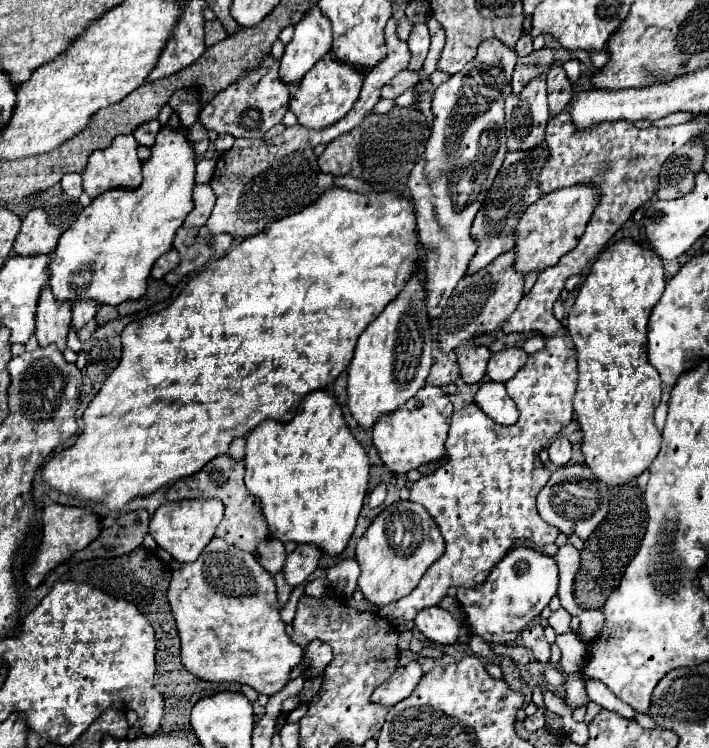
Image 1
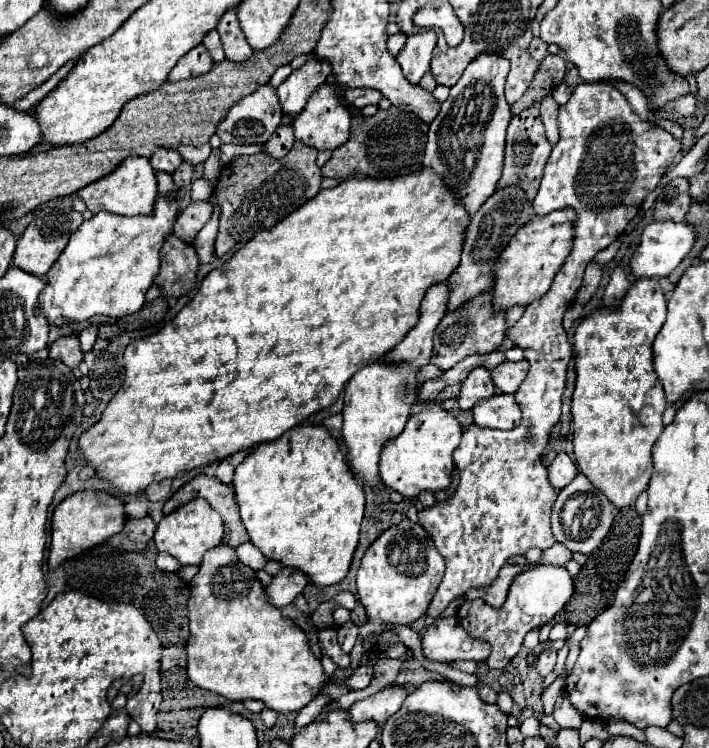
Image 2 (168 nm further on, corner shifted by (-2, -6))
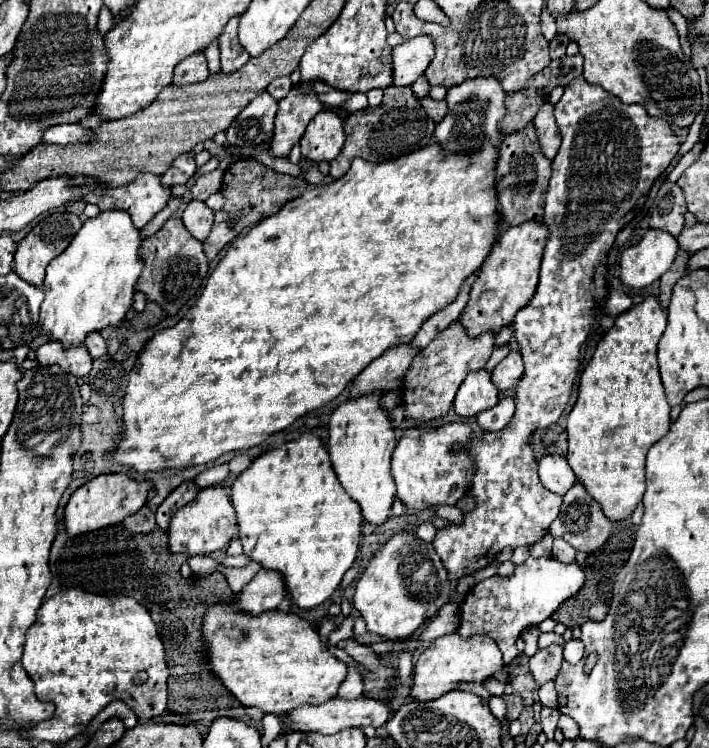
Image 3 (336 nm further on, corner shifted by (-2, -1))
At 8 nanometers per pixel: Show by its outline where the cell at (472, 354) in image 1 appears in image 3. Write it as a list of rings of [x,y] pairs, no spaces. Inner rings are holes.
[[[480,369],[474,373],[468,373],[462,381],[456,399],[454,409],[460,417],[474,417],[484,409],[490,409],[498,403],[498,389],[490,379],[490,371]]]

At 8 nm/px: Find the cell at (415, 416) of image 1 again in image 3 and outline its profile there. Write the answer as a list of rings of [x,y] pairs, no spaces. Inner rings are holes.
[[[452,421],[440,427],[416,425],[406,429],[392,455],[392,477],[398,487],[398,499],[406,507],[422,511],[440,503],[454,505],[466,493],[472,485],[472,459],[466,453],[454,453],[452,447],[462,441],[466,443],[472,437],[470,433],[472,431],[464,421]]]

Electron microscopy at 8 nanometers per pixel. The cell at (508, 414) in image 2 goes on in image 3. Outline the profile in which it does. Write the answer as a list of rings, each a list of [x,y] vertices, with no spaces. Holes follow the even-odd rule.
[[[504,397],[492,409],[478,413],[476,421],[484,431],[500,431],[500,429],[504,429],[508,425],[508,421],[512,417],[514,417],[514,399]]]

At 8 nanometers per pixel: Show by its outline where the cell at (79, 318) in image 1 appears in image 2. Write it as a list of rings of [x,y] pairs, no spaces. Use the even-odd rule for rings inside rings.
[[[88,326],[88,328],[84,328],[84,330],[78,334],[78,338],[80,338],[82,350],[84,350],[84,352],[90,352],[92,346],[94,346],[94,342],[96,342],[96,338],[98,338],[98,326]]]

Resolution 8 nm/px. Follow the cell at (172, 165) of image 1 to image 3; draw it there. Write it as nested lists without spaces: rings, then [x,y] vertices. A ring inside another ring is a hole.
[[[102,211],[96,217],[82,223],[82,229],[74,235],[72,243],[60,253],[46,269],[46,279],[42,285],[44,301],[40,305],[40,327],[54,341],[62,341],[68,345],[80,345],[90,331],[100,331],[108,325],[120,325],[128,309],[132,309],[134,293],[138,277],[144,269],[144,261],[140,257],[142,233],[134,227],[130,215],[126,211]]]

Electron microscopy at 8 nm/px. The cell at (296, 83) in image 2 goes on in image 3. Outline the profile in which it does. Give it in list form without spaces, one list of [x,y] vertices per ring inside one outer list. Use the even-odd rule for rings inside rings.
[[[294,85],[290,93],[278,101],[276,129],[270,143],[270,153],[274,157],[286,157],[290,147],[300,141],[310,119],[322,109],[312,87]]]

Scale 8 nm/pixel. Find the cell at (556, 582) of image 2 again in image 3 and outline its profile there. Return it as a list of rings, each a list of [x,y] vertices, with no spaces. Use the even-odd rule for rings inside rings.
[[[528,557],[522,565],[516,567],[512,577],[494,575],[474,585],[474,589],[464,597],[460,605],[460,629],[462,637],[470,637],[476,633],[486,633],[492,637],[502,655],[504,663],[512,663],[518,657],[516,639],[534,625],[540,625],[548,619],[562,601],[578,593],[584,585],[584,573],[578,563],[562,563],[556,557]]]

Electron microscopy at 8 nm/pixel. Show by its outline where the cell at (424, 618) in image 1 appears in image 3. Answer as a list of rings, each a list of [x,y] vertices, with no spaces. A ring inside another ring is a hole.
[[[454,631],[454,633],[434,639],[432,645],[420,653],[414,665],[414,685],[412,685],[410,695],[416,701],[430,701],[454,689],[454,685],[460,681],[482,683],[486,677],[492,677],[502,667],[504,667],[502,653],[498,645],[494,645],[494,639],[486,637],[484,633],[478,637],[464,639],[460,637],[458,631]]]

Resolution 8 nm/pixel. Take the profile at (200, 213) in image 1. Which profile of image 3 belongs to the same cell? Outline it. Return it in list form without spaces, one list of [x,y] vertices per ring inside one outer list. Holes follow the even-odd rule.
[[[192,199],[184,213],[182,213],[182,223],[184,227],[192,233],[192,237],[204,241],[212,229],[212,223],[214,223],[214,211],[206,207],[204,201],[198,201],[198,199]]]

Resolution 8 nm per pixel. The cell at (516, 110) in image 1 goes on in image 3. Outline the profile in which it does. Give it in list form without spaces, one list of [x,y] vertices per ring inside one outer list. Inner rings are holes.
[[[526,125],[518,133],[510,133],[502,139],[500,159],[496,163],[496,195],[502,209],[502,217],[508,225],[520,225],[524,221],[542,221],[544,195],[550,179],[552,161],[544,157],[534,125]]]

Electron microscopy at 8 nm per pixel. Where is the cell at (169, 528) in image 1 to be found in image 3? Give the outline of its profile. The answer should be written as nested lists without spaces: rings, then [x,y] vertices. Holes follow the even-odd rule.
[[[214,485],[202,489],[194,501],[174,511],[168,529],[168,549],[170,553],[210,555],[212,551],[224,549],[236,537],[236,533],[238,533],[238,521],[232,501],[222,485]]]

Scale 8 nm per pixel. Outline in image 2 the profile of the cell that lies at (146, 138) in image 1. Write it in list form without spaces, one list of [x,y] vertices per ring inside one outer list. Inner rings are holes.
[[[156,150],[154,158],[150,158],[150,164],[154,170],[174,174],[176,168],[182,164],[182,156],[176,150]]]

